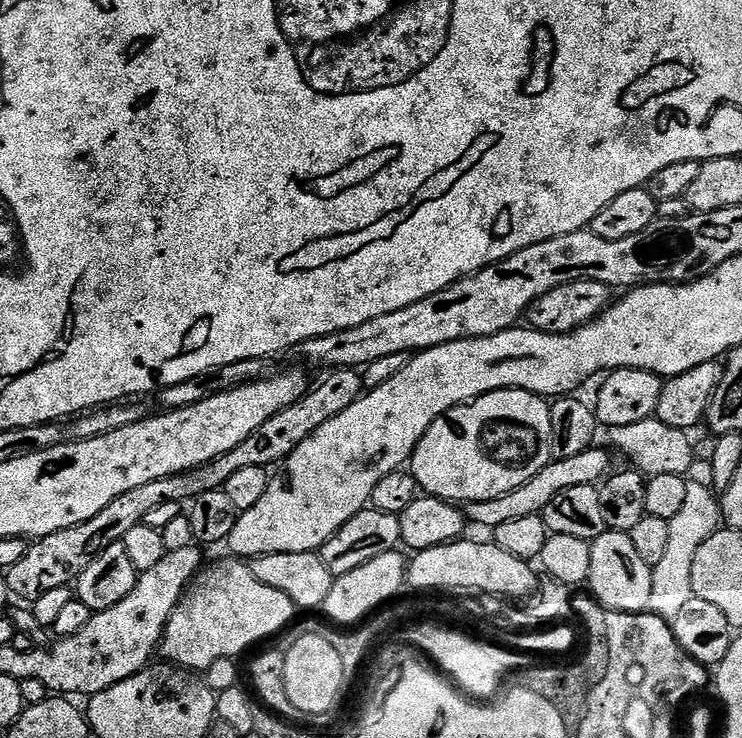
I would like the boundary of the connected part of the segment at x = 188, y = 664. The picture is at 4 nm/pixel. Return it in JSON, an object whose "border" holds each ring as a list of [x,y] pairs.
{"border":[[[227,559],[207,565],[172,611],[162,641],[165,661],[189,670],[206,669],[219,660],[239,657],[239,652],[282,631],[298,615],[296,605],[282,590],[262,586],[247,563]]]}

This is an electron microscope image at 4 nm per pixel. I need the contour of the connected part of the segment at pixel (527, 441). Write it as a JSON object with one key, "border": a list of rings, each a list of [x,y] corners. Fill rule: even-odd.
{"border":[[[503,388],[502,390],[494,390],[490,394],[480,396],[477,400],[472,400],[468,404],[459,404],[457,408],[451,408],[446,414],[442,414],[434,422],[434,426],[430,426],[430,430],[426,430],[426,434],[422,434],[422,442],[418,442],[418,446],[414,450],[410,461],[410,471],[413,478],[416,479],[416,487],[421,493],[429,496],[436,496],[439,500],[447,500],[449,502],[471,502],[474,500],[489,500],[490,498],[498,498],[502,494],[506,494],[510,490],[514,490],[518,486],[522,486],[530,478],[534,478],[534,474],[538,474],[552,460],[552,410],[549,401],[542,396],[536,396],[532,392],[527,392],[521,388]]]}

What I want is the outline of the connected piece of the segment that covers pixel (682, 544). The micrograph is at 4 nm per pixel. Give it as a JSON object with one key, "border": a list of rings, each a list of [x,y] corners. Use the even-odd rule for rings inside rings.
{"border":[[[688,480],[686,498],[678,514],[668,521],[670,526],[670,543],[666,546],[666,554],[662,562],[652,570],[652,585],[650,586],[650,602],[648,612],[654,616],[661,616],[669,622],[690,602],[692,597],[692,567],[694,554],[698,554],[698,546],[706,542],[716,532],[721,531],[722,517],[720,514],[720,501],[717,493],[712,488],[698,486]]]}

